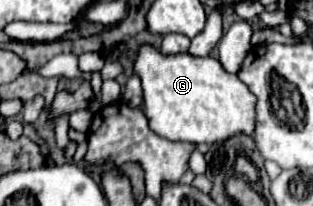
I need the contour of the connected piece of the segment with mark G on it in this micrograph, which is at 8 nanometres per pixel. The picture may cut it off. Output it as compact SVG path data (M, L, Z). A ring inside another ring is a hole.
M142 46L136 56L136 74L142 80L144 104L150 128L172 142L214 144L238 134L254 136L256 96L236 74L224 70L220 60L192 54L164 56L152 46Z

